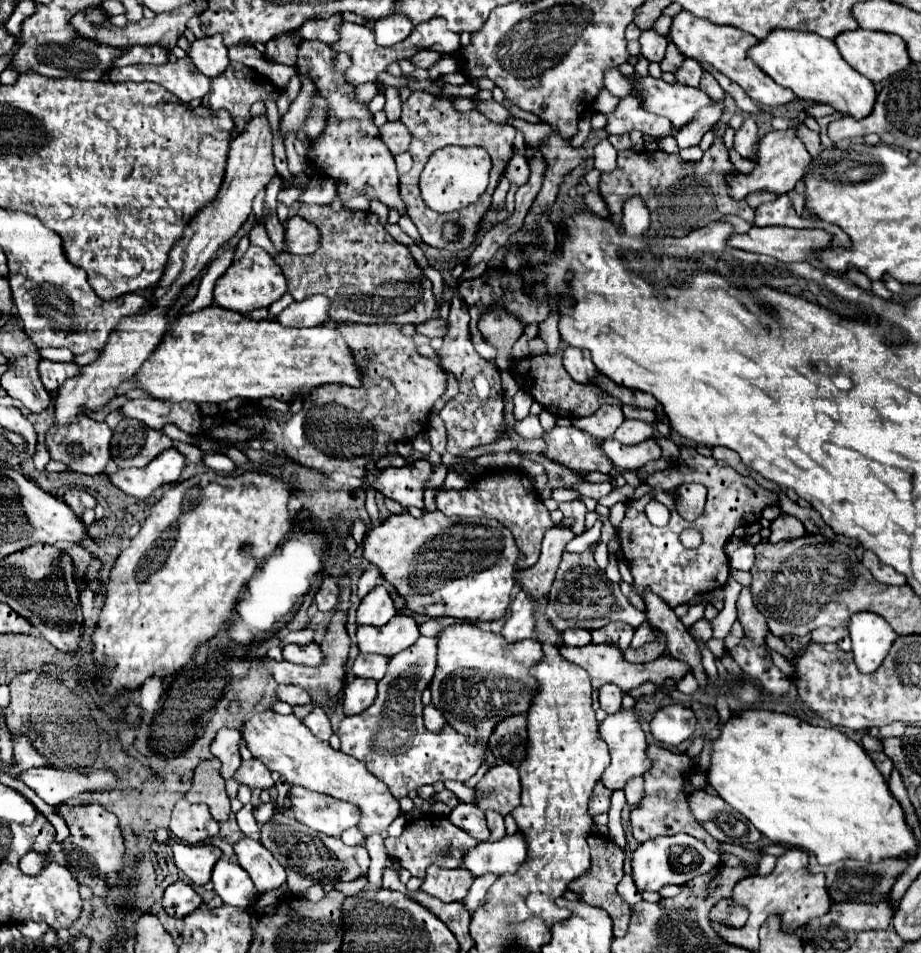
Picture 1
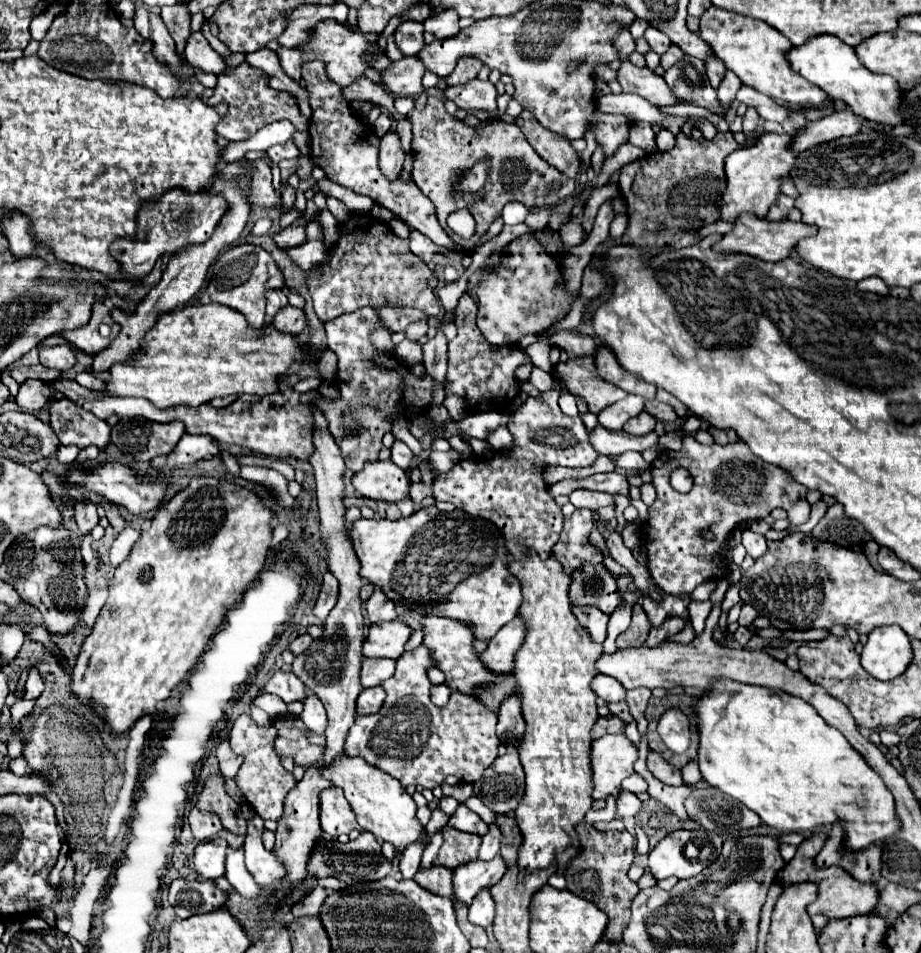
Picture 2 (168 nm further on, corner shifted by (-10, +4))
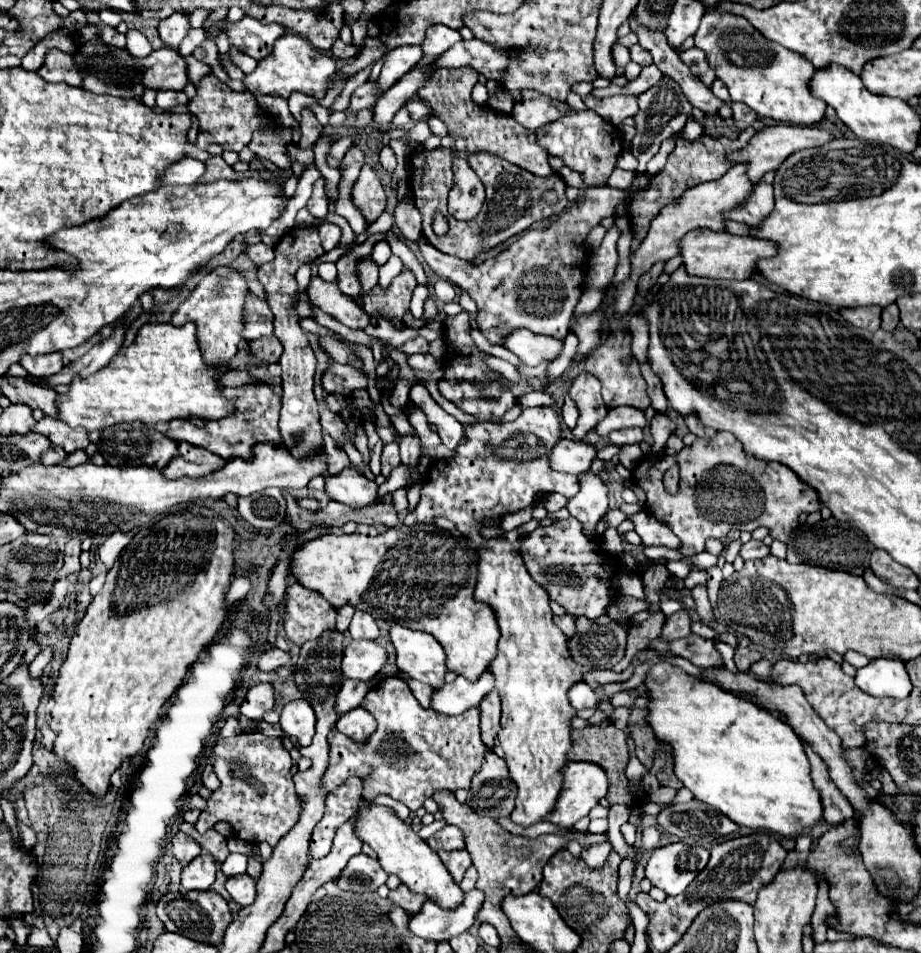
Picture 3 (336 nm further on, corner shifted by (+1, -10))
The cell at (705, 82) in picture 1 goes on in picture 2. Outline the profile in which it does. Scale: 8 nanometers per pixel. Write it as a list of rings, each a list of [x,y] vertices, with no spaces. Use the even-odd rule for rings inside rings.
[[[708,59],[708,61],[706,61],[706,75],[708,75],[710,85],[712,85],[714,89],[720,87],[724,73],[726,73],[726,67],[724,67],[724,63],[722,63],[720,59]]]

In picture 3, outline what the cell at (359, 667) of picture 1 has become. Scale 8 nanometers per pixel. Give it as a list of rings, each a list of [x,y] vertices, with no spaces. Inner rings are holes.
[[[343,679],[343,685],[339,687],[339,695],[335,699],[337,711],[339,715],[359,707],[359,703],[363,701],[363,697],[367,695],[367,691],[371,689],[373,681],[353,681],[353,679]]]

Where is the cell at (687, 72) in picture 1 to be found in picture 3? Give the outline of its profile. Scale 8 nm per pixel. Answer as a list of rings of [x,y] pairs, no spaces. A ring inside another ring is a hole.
[[[663,77],[655,87],[647,89],[645,93],[641,93],[637,97],[637,103],[639,103],[639,111],[637,115],[633,117],[635,119],[635,137],[631,141],[631,153],[635,155],[635,159],[639,161],[639,167],[637,167],[637,173],[645,173],[645,165],[647,161],[659,151],[659,145],[661,141],[673,137],[675,133],[679,133],[685,123],[687,123],[687,115],[691,113],[691,103],[687,101],[685,93],[681,91],[679,83],[673,81],[671,77]]]

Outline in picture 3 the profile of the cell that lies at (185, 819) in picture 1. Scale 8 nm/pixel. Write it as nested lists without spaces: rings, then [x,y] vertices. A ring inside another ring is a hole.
[[[181,831],[175,833],[175,837],[171,841],[171,849],[173,849],[173,857],[177,861],[185,861],[185,863],[189,863],[191,859],[195,859],[201,853],[201,847]]]

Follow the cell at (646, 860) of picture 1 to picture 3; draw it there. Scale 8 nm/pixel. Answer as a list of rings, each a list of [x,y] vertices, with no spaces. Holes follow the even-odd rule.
[[[673,843],[653,851],[653,857],[645,867],[645,875],[667,895],[679,895],[699,875],[699,871],[703,871],[707,861],[709,851],[705,847]]]

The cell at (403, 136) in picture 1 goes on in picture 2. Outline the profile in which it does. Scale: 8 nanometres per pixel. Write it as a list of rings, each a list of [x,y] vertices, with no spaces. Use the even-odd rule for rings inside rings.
[[[388,131],[380,143],[380,169],[388,179],[394,179],[402,171],[404,157],[408,153],[400,145],[400,135],[396,131]]]

